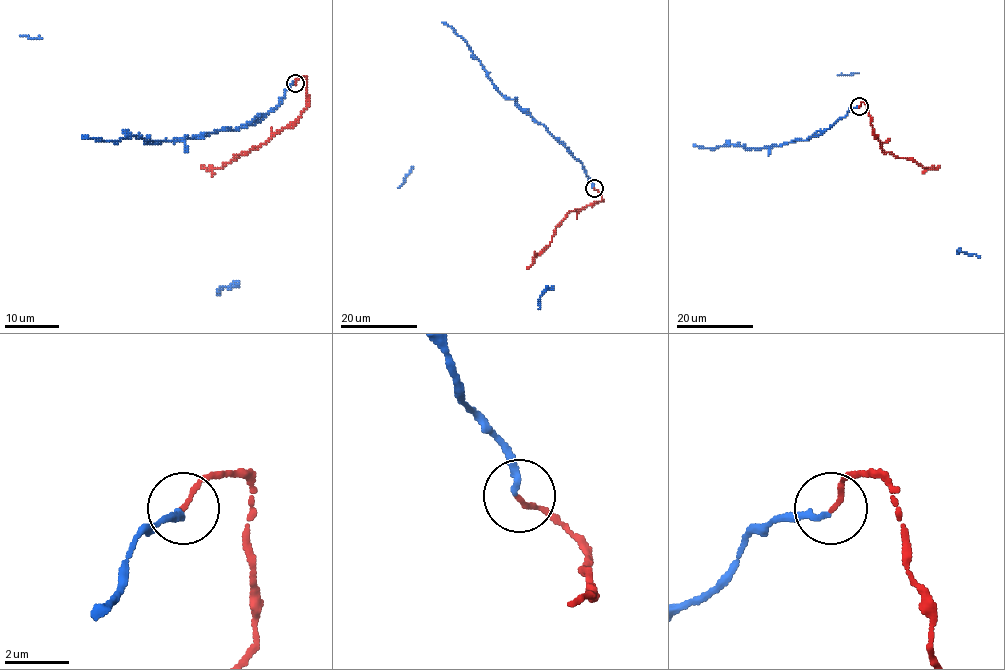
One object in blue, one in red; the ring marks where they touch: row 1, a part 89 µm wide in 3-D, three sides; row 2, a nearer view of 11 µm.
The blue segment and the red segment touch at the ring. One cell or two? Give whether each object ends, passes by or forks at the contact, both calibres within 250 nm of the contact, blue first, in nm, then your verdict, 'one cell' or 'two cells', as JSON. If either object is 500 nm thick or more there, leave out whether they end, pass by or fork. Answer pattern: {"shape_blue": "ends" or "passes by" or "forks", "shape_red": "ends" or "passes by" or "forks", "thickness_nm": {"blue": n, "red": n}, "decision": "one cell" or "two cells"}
{"shape_blue": "ends", "shape_red": "ends", "thickness_nm": {"blue": 190, "red": 140}, "decision": "one cell"}

